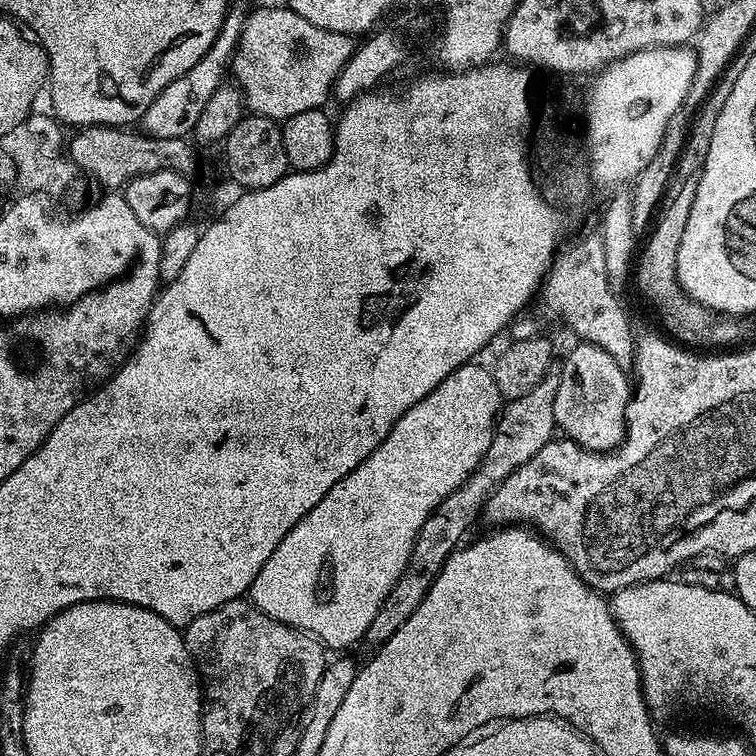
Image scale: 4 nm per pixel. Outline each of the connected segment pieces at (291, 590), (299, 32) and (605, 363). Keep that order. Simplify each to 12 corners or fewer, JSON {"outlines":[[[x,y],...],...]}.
{"outlines":[[[454,369],[278,542],[251,603],[359,645],[502,397]],[[287,6],[245,17],[230,76],[251,115],[325,107],[357,37]],[[576,342],[558,371],[559,431],[591,452],[620,447],[630,376]]]}

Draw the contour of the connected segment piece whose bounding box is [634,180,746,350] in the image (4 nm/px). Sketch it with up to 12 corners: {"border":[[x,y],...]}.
{"border":[[688,180],[661,209],[634,284],[665,333],[696,350],[728,348],[739,319],[690,299],[677,256],[696,193]]}

